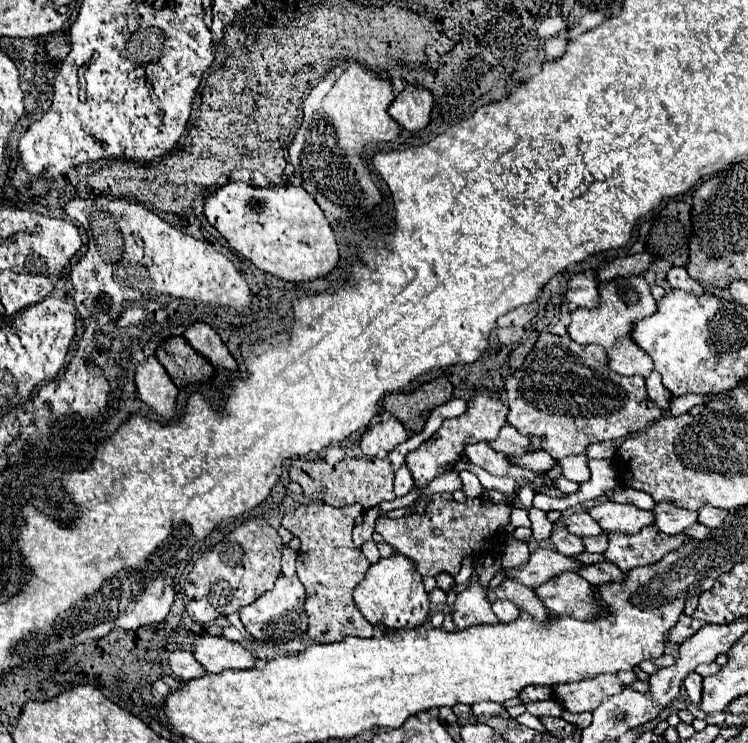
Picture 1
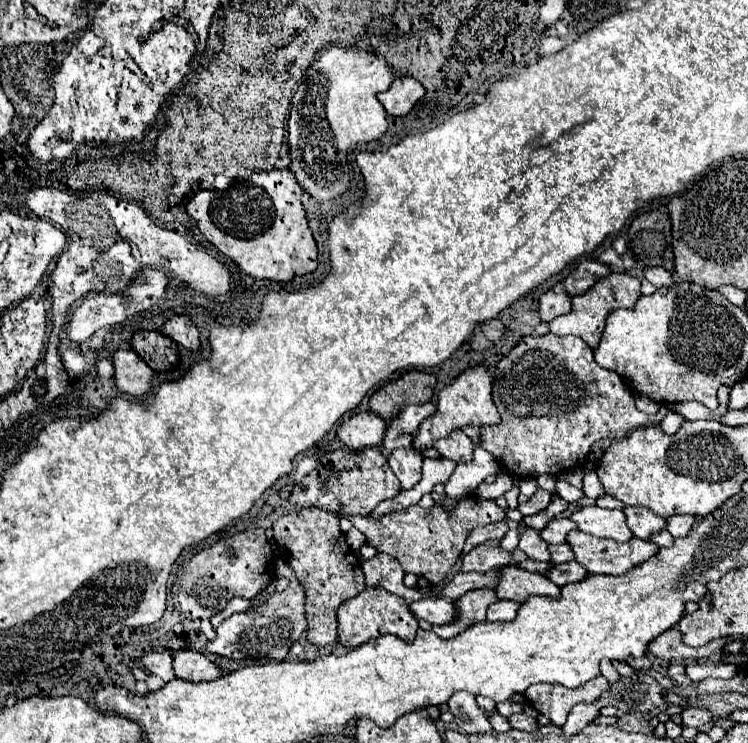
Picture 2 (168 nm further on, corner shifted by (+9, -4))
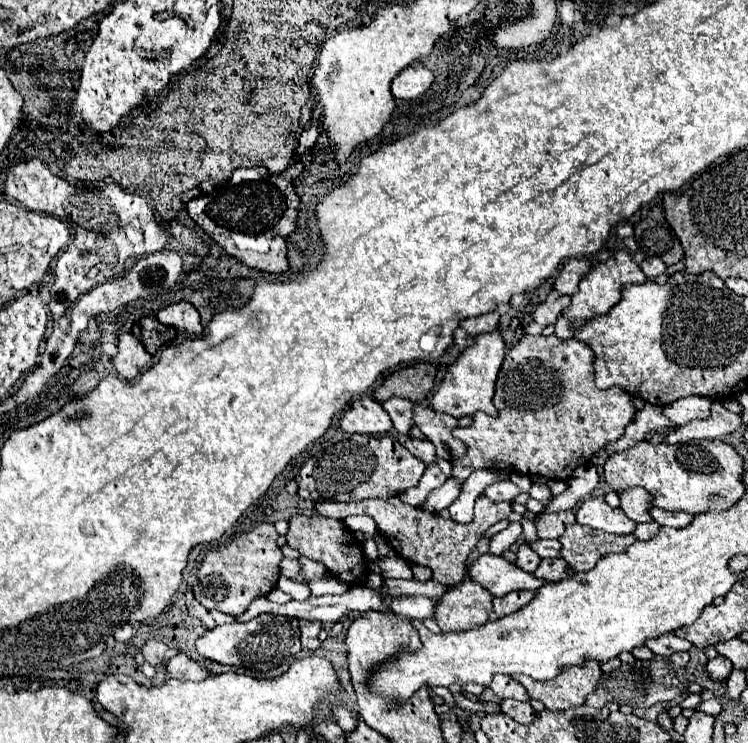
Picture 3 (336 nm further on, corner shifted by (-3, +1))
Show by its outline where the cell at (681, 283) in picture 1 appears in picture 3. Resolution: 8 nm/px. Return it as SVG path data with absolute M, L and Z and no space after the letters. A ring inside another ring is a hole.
M650 257L650 259L644 259L640 263L640 269L644 271L646 279L654 279L654 277L658 277L658 275L662 275L666 271L666 265L664 265L664 261L660 257Z

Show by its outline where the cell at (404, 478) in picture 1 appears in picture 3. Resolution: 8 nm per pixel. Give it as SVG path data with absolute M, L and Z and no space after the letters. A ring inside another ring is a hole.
M406 437L402 441L404 441L404 447L412 455L416 455L418 459L422 459L426 465L432 465L436 461L436 449L434 449L434 445L428 439L412 439L412 437Z

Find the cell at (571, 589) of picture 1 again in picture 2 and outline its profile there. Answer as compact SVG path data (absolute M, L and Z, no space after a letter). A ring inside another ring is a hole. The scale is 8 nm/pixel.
M508 568L496 586L496 592L504 600L514 600L518 604L526 602L528 596L548 596L560 598L560 586L556 586L546 574L528 572L522 568Z

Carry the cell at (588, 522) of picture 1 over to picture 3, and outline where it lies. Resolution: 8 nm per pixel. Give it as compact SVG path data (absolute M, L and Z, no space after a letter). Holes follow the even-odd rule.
M558 511L558 513L540 513L536 517L536 535L540 539L558 539L564 533L564 527L576 523L574 511Z

